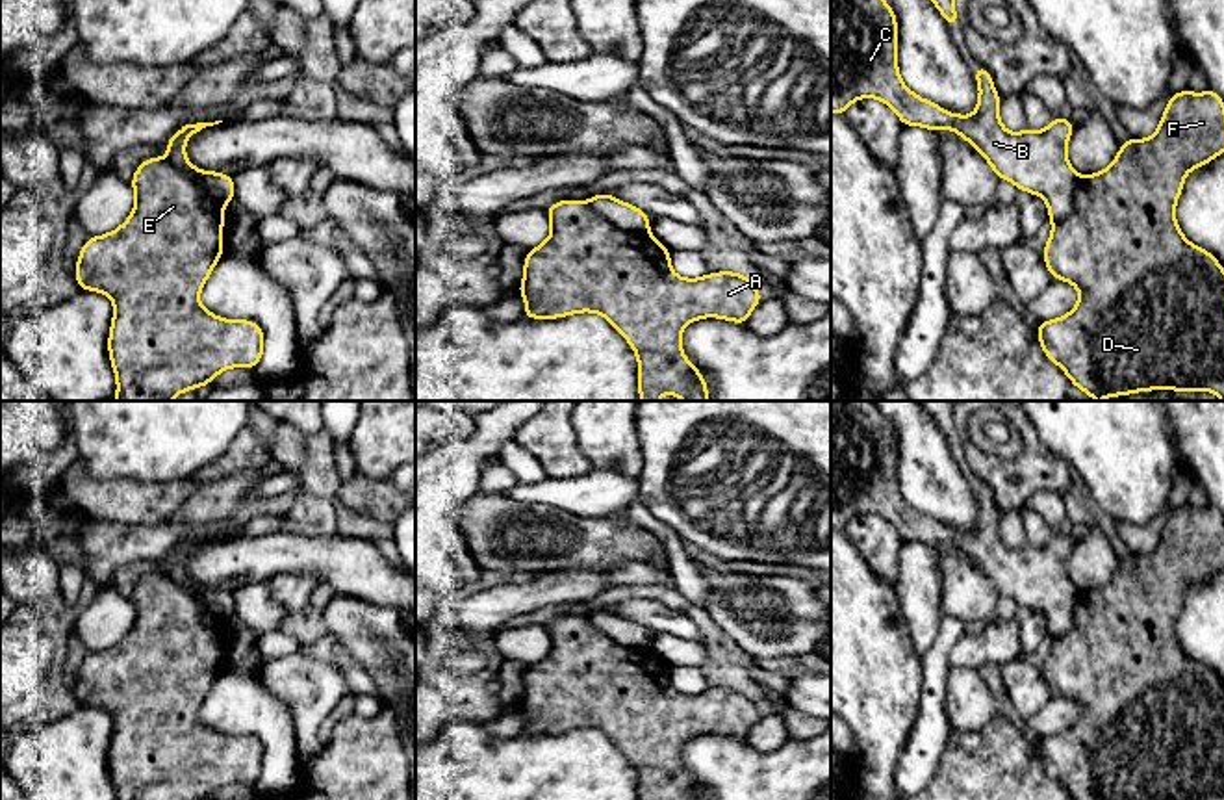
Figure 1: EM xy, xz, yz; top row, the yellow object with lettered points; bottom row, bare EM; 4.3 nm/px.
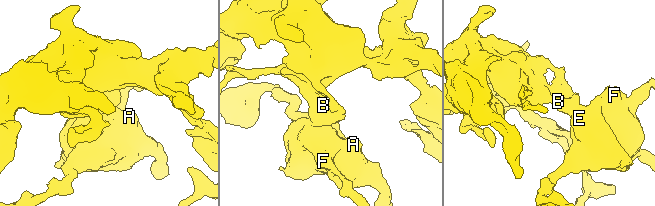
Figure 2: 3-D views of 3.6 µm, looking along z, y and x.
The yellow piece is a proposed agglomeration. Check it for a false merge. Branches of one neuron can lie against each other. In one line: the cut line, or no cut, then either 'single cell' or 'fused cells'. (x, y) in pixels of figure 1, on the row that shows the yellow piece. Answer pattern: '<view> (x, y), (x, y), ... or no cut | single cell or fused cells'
xy (165, 158), (186, 171), (201, 186), (203, 203), (221, 214) | fused cells

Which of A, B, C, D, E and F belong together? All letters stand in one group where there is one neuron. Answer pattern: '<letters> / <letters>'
A D E F / B C

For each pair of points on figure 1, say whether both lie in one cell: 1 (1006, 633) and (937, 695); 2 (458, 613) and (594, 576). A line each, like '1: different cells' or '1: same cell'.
1: different cells
2: same cell

